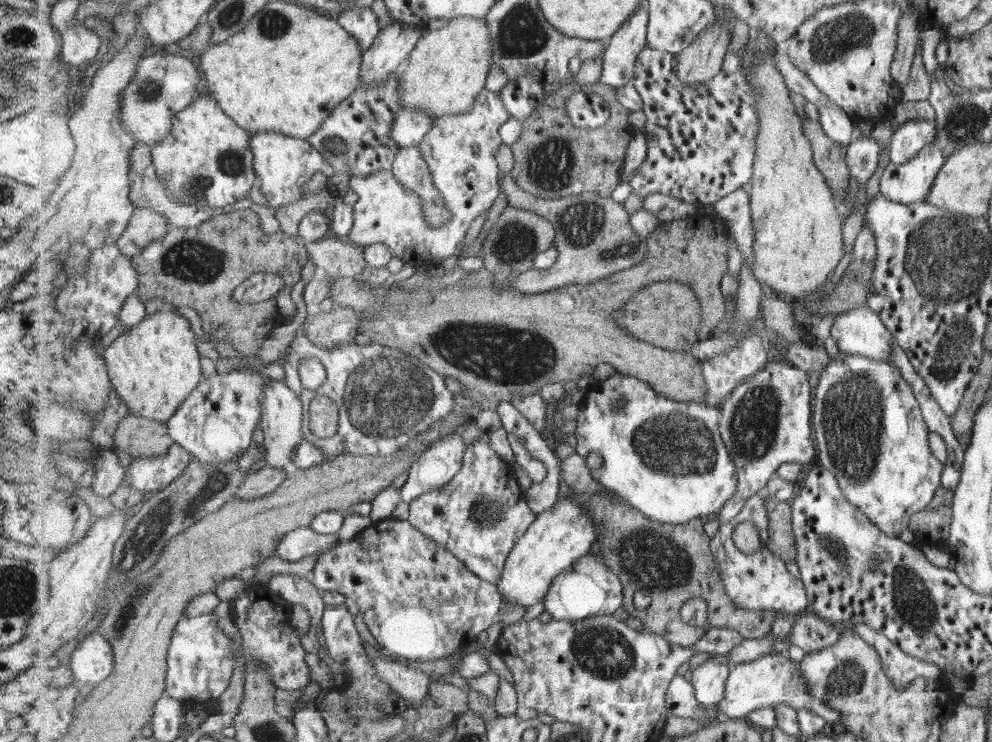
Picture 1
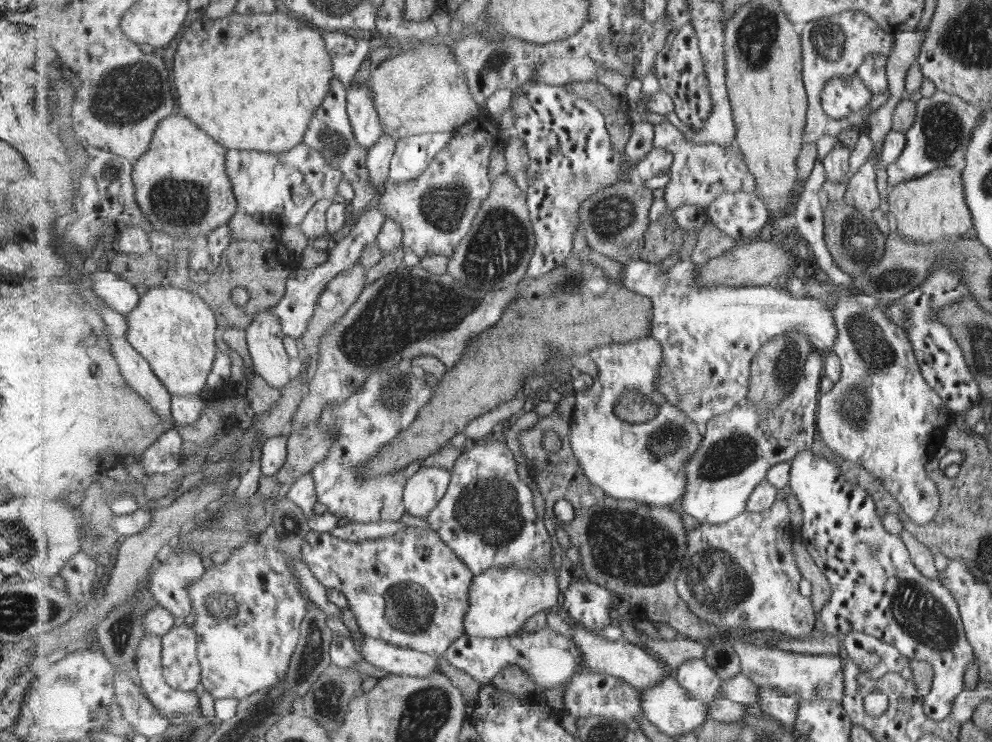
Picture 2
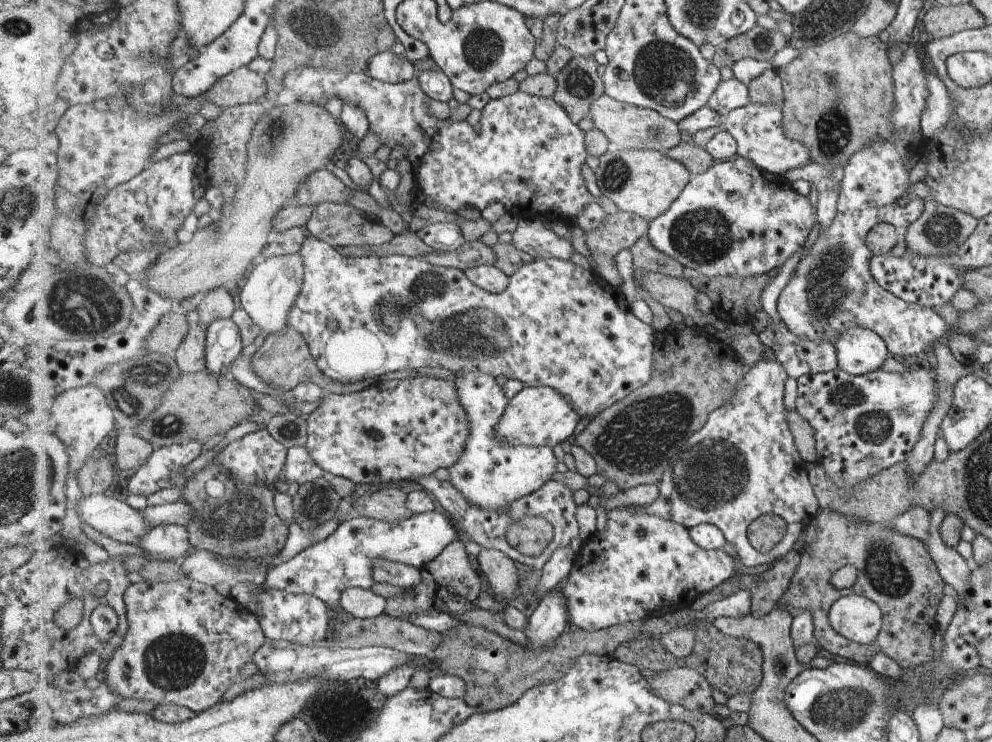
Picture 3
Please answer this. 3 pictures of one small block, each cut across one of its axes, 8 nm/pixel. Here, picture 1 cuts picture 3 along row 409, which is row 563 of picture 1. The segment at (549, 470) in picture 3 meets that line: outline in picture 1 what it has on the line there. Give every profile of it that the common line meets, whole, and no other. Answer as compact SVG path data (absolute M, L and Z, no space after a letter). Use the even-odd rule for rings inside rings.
M480 437L468 446L463 466L453 480L409 504L408 520L417 530L453 552L481 580L497 585L509 554L537 515L521 491L512 466L501 460L491 444Z

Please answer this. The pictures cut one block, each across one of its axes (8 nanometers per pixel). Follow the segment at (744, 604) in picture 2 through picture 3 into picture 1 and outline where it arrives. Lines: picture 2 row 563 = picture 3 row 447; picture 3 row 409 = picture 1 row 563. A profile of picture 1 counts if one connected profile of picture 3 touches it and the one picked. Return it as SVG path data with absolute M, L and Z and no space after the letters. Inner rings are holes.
M757 494L745 502L741 514L735 521L720 524L718 531L712 538L711 551L713 551L714 564L725 581L727 593L742 611L747 609L775 610L778 615L796 618L799 614L809 610L808 593L802 579L793 576L787 570L787 564L769 547L770 540L769 510L765 506L765 498ZM739 522L753 522L759 531L761 548L752 554L745 554L733 544L733 527Z

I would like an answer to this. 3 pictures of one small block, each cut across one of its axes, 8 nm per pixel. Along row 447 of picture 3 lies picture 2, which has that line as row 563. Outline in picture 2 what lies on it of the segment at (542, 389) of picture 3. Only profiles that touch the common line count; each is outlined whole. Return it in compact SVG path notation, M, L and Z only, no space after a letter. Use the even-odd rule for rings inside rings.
M555 560L551 562L551 567L547 567L545 573L539 573L537 569L519 569L511 565L493 567L474 575L469 592L471 606L465 615L465 634L491 639L513 636L521 631L533 614L537 614L539 610L547 612L552 606L556 607L561 593Z

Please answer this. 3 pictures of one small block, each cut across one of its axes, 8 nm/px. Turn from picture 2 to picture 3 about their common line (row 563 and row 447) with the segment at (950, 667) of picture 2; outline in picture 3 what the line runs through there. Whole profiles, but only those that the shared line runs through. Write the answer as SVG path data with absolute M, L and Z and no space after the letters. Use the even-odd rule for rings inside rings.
M838 367L837 370L799 378L796 408L815 430L819 463L825 466L827 476L837 480L845 490L853 490L883 468L903 463L920 440L921 425L936 401L936 374L936 368L919 367L897 373L879 369L865 375L852 375Z

